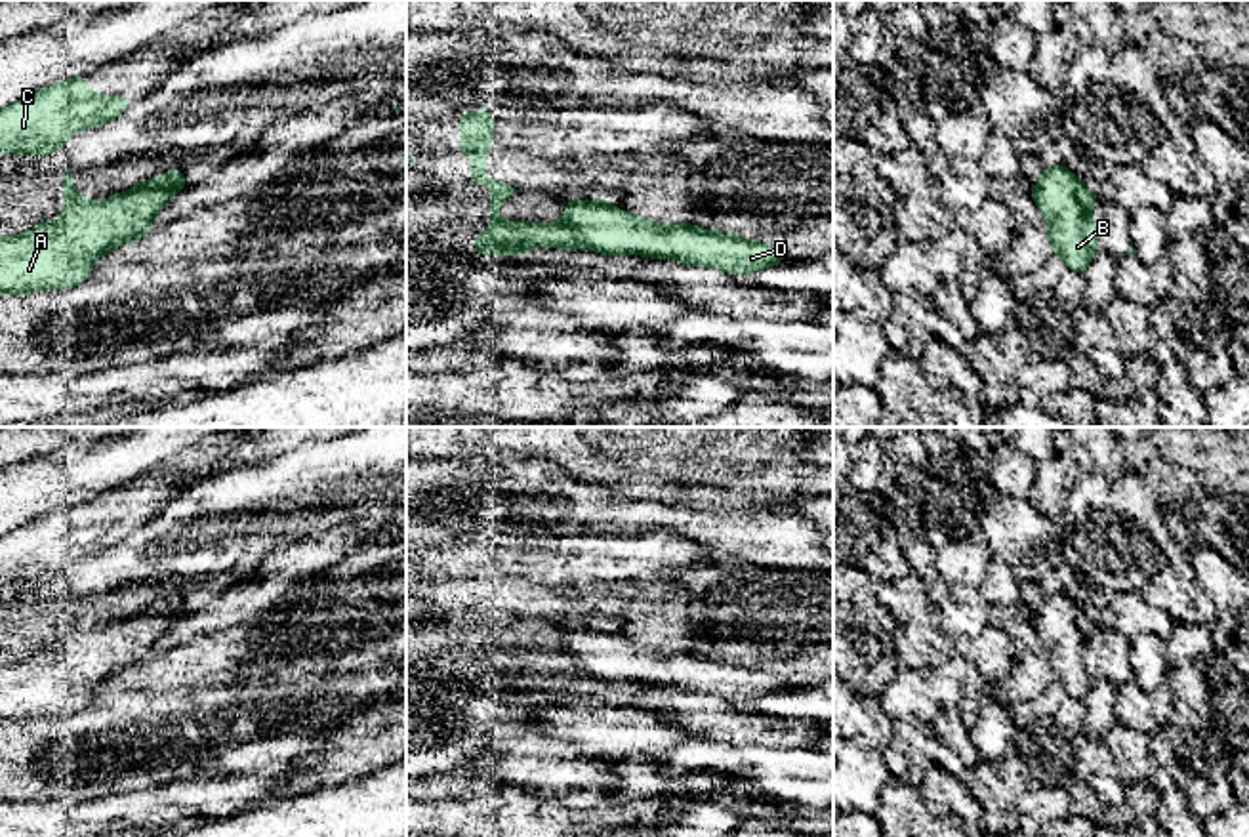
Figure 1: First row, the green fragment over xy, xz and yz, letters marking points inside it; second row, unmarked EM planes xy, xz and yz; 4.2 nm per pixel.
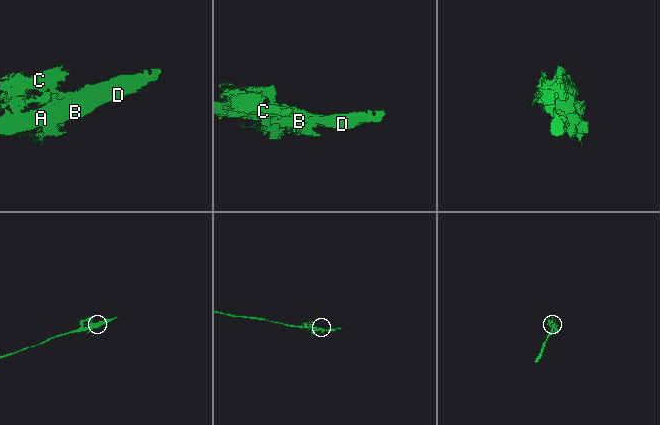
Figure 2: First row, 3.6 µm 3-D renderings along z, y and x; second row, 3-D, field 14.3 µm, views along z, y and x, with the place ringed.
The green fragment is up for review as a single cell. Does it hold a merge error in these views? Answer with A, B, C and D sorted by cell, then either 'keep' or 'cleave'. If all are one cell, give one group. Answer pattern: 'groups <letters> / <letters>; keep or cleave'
groups A B C D; keep

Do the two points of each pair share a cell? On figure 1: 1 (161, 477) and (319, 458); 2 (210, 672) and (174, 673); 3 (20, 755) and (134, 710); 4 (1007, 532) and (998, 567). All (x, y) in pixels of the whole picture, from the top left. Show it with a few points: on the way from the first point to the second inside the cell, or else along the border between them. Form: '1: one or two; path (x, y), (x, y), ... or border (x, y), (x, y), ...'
1: two; border (210, 473), (204, 479)
2: one; path (201, 672), (184, 672)
3: one; path (48, 734), (105, 727)
4: two; border (994, 553), (1021, 580)

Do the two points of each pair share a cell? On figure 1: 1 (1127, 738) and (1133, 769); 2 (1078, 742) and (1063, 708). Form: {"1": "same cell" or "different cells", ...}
{"1": "same cell", "2": "same cell"}

